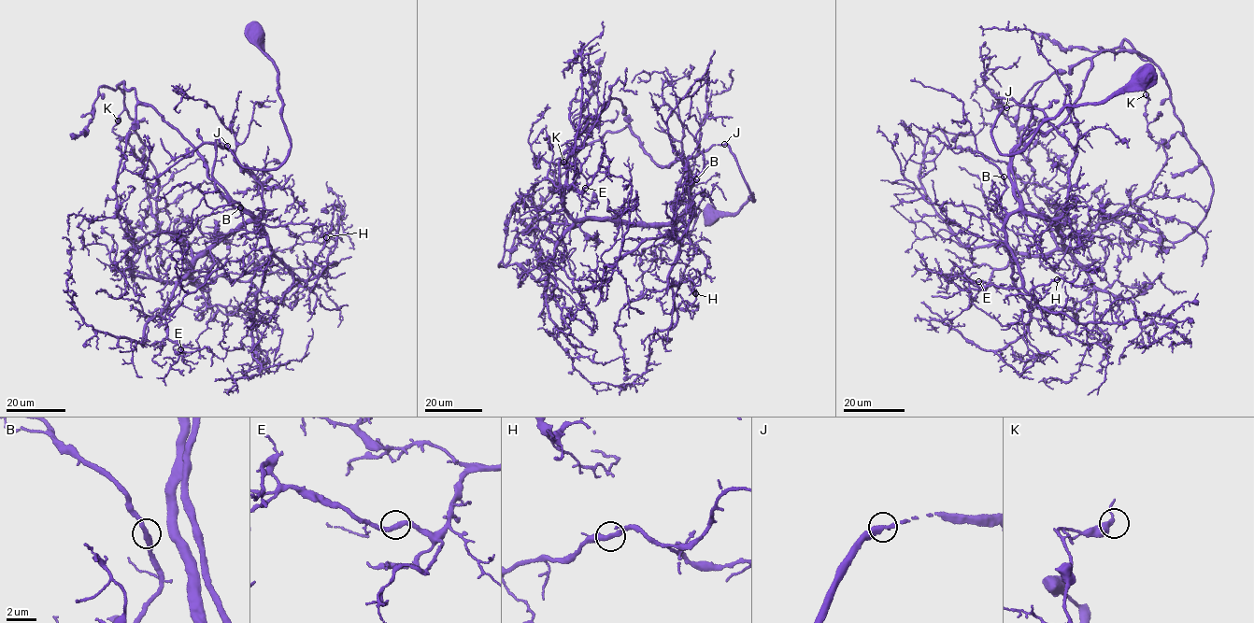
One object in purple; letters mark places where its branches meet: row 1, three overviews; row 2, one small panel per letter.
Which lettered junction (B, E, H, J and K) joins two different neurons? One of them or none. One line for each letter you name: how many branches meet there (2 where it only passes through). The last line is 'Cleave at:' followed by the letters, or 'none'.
Cleave at: none

